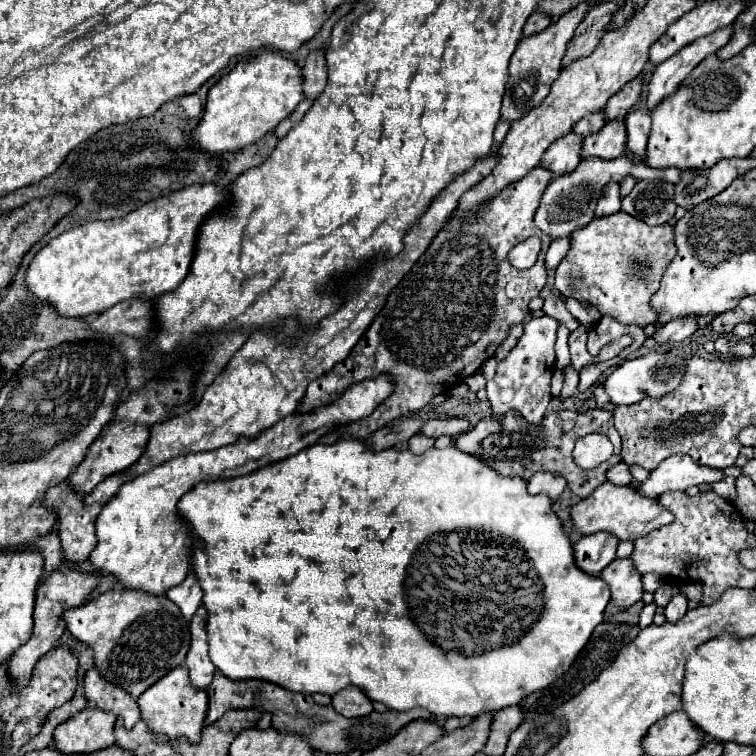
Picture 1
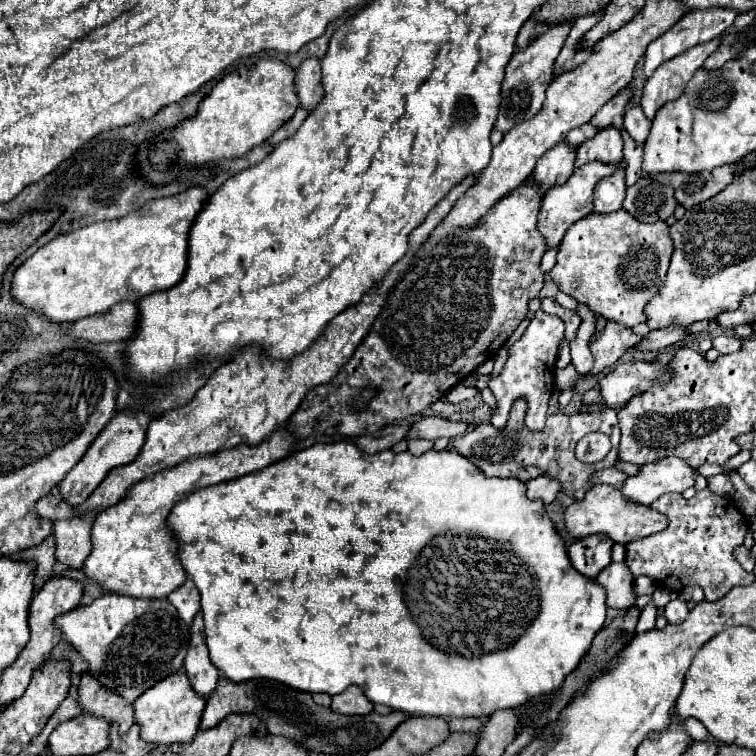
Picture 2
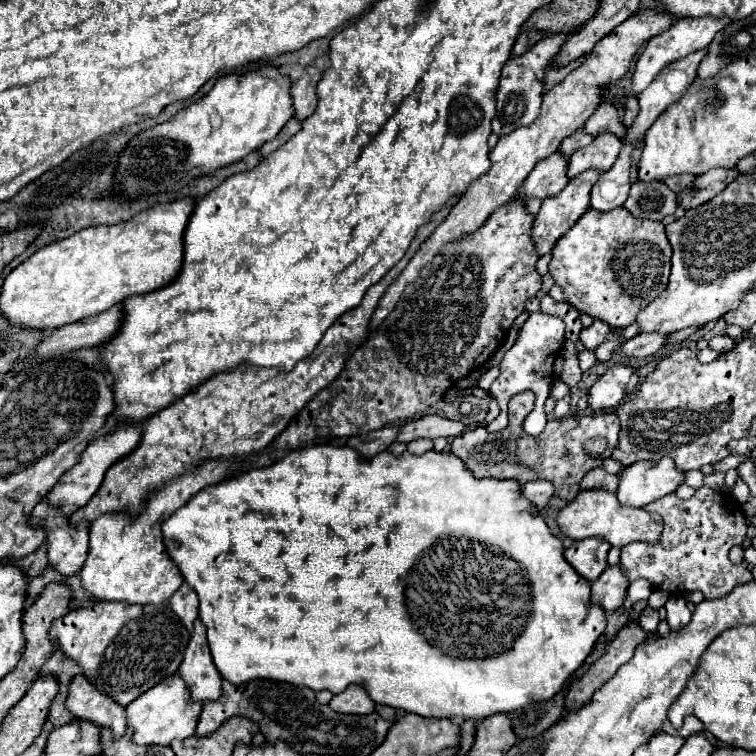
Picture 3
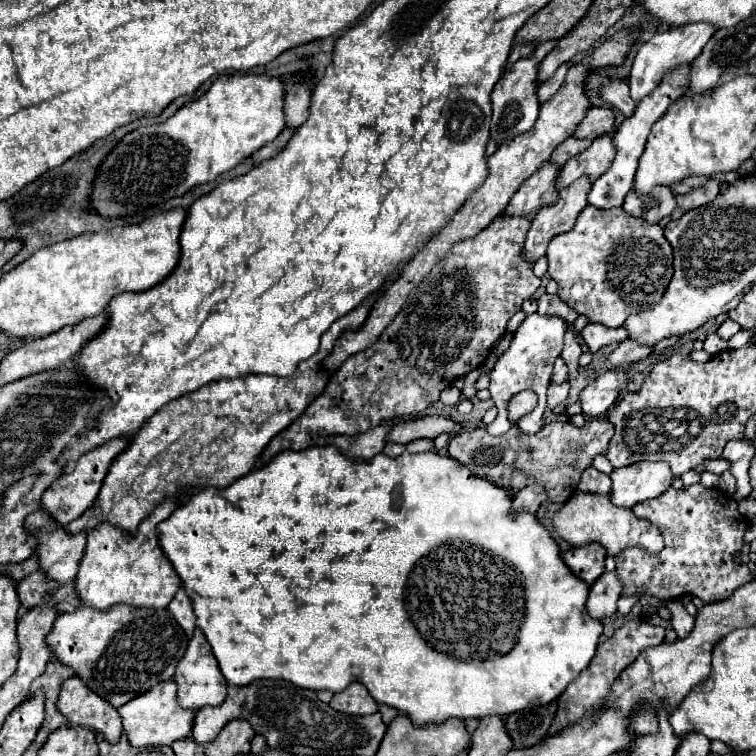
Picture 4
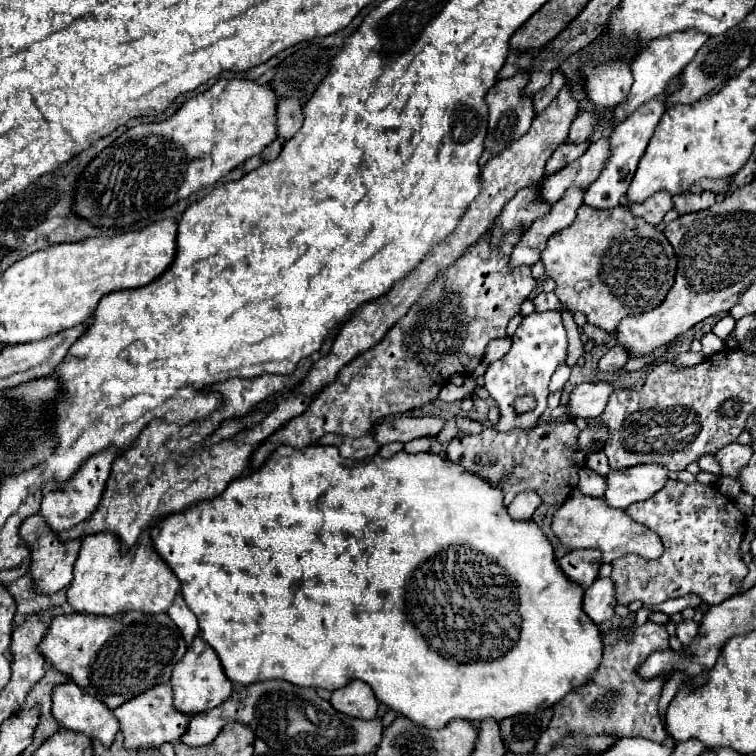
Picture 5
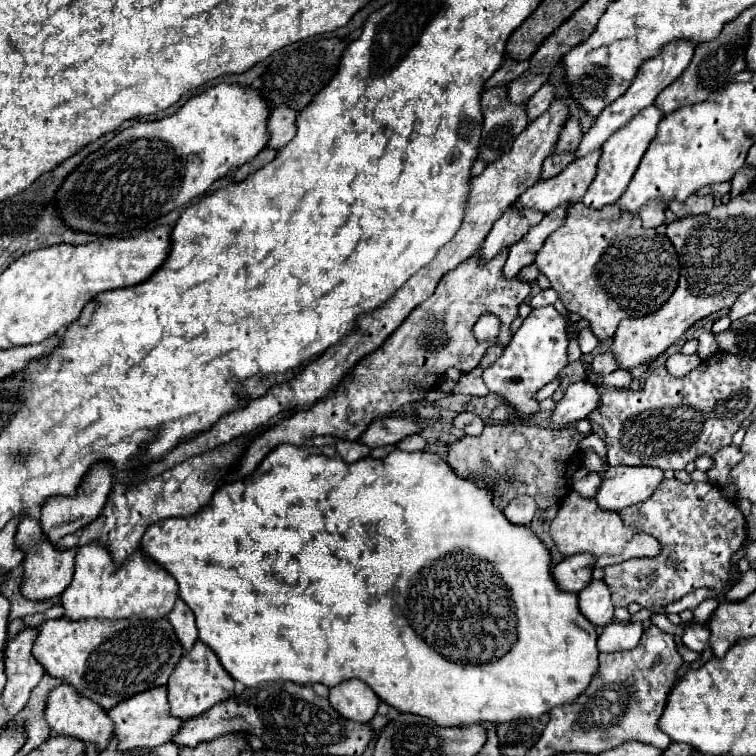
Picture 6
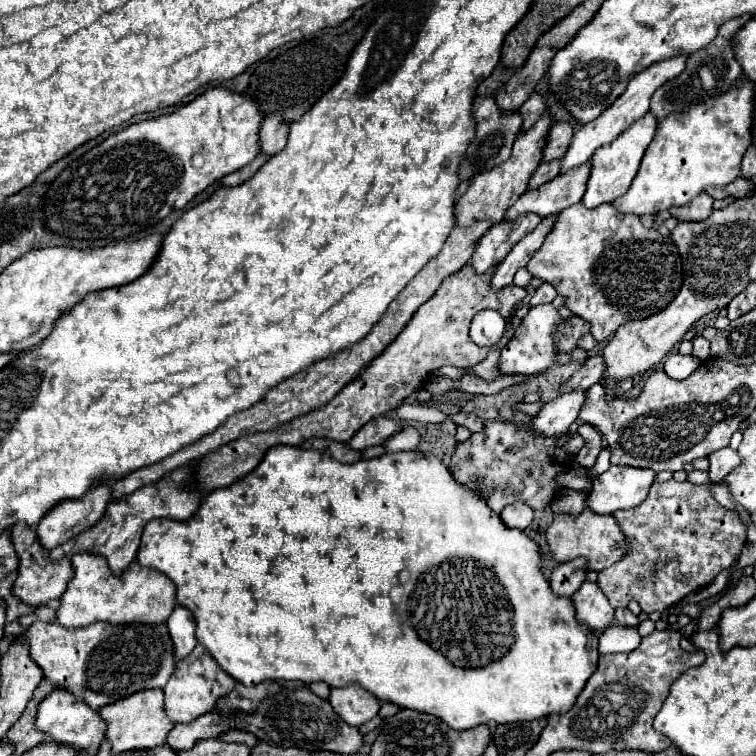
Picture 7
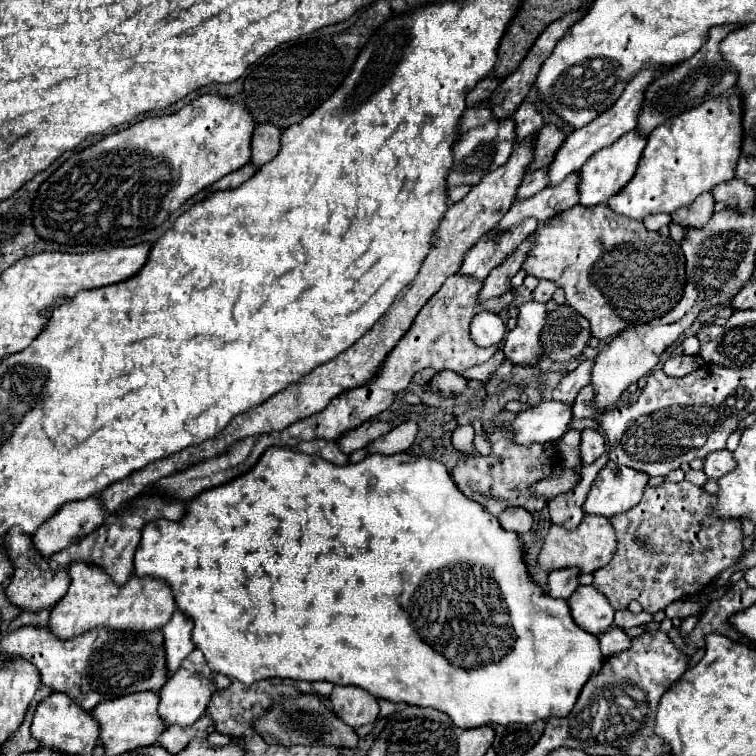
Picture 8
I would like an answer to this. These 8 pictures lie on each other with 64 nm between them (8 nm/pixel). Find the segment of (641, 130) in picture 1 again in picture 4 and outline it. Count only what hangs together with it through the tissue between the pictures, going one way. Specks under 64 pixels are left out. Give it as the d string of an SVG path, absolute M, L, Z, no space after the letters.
M604 80L602 98L608 104L612 104L614 108L618 108L626 118L630 118L634 114L636 102L628 94L628 82L624 82L624 80Z

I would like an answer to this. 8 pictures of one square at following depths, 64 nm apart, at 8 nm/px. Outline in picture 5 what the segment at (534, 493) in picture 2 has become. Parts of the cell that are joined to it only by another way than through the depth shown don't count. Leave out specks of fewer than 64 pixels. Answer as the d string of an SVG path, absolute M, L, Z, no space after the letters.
M520 492L514 502L508 506L508 514L514 520L530 520L534 510L540 506L540 496L538 492Z

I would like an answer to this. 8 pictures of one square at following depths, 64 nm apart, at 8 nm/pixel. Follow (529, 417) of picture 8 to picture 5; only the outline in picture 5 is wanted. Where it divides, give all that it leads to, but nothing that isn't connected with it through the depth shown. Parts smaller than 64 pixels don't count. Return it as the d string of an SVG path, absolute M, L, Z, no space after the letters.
M604 380L604 382L584 382L580 386L574 388L574 392L570 394L570 402L568 402L568 416L576 418L582 416L586 420L596 418L604 412L610 394L614 392L614 380Z

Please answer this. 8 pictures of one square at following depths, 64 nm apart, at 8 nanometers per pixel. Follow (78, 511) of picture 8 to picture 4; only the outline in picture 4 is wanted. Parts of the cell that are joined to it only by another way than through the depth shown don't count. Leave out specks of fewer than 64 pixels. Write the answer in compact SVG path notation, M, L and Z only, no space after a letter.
M108 440L108 444L104 444L104 448L92 448L92 452L86 452L70 472L64 472L60 478L54 480L54 484L44 492L42 496L42 506L62 524L66 526L68 522L76 520L82 512L86 512L94 500L96 494L102 486L102 480L112 464L112 460L128 446L128 440Z

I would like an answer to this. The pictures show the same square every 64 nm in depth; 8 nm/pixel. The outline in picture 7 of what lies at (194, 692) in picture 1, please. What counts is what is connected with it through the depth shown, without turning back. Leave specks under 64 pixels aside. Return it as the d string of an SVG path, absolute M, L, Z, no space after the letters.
M160 688L142 690L124 700L118 700L110 706L104 706L104 708L100 708L100 716L108 724L106 740L110 740L110 744L112 744L112 754L120 754L126 750L140 750L140 748L144 748L144 750L156 748L166 742L168 732L176 726L176 724L172 724L172 720L168 720L166 712L164 712L164 692Z

